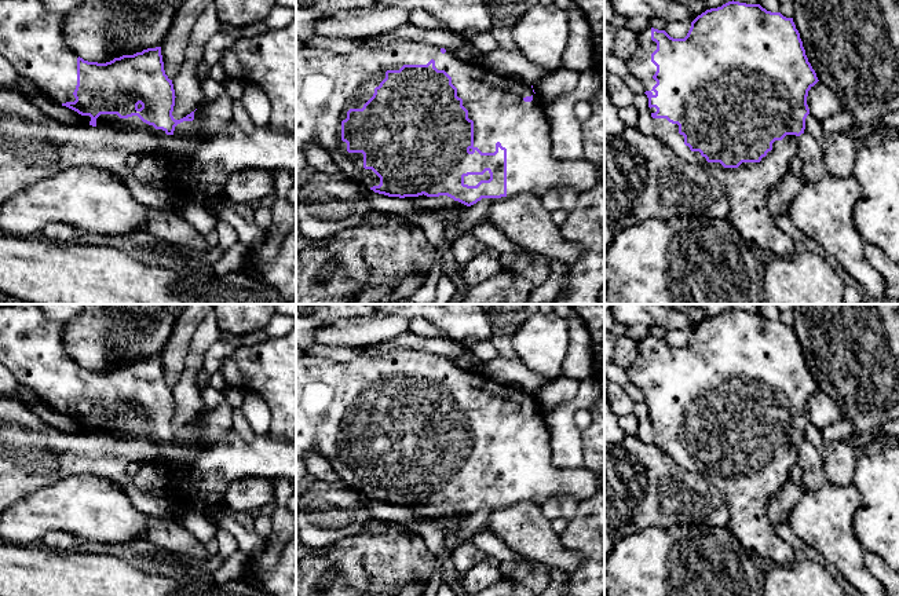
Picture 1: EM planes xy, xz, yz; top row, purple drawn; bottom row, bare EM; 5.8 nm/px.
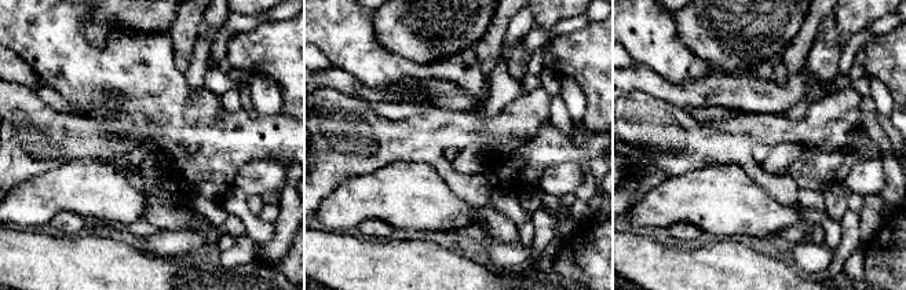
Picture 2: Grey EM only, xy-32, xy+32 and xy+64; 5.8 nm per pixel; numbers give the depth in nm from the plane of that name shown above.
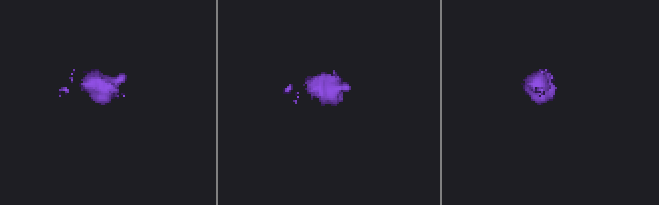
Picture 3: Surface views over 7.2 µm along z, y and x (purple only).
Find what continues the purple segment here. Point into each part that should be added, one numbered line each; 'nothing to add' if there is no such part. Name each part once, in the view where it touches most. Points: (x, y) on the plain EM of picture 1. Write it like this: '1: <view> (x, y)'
1: xz (328, 392)

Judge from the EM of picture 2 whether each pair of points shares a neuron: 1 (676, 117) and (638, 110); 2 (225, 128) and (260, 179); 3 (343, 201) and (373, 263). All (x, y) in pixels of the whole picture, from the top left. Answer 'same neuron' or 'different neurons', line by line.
1: same neuron
2: different neurons
3: different neurons

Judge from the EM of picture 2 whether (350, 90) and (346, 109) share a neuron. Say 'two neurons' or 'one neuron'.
two neurons

